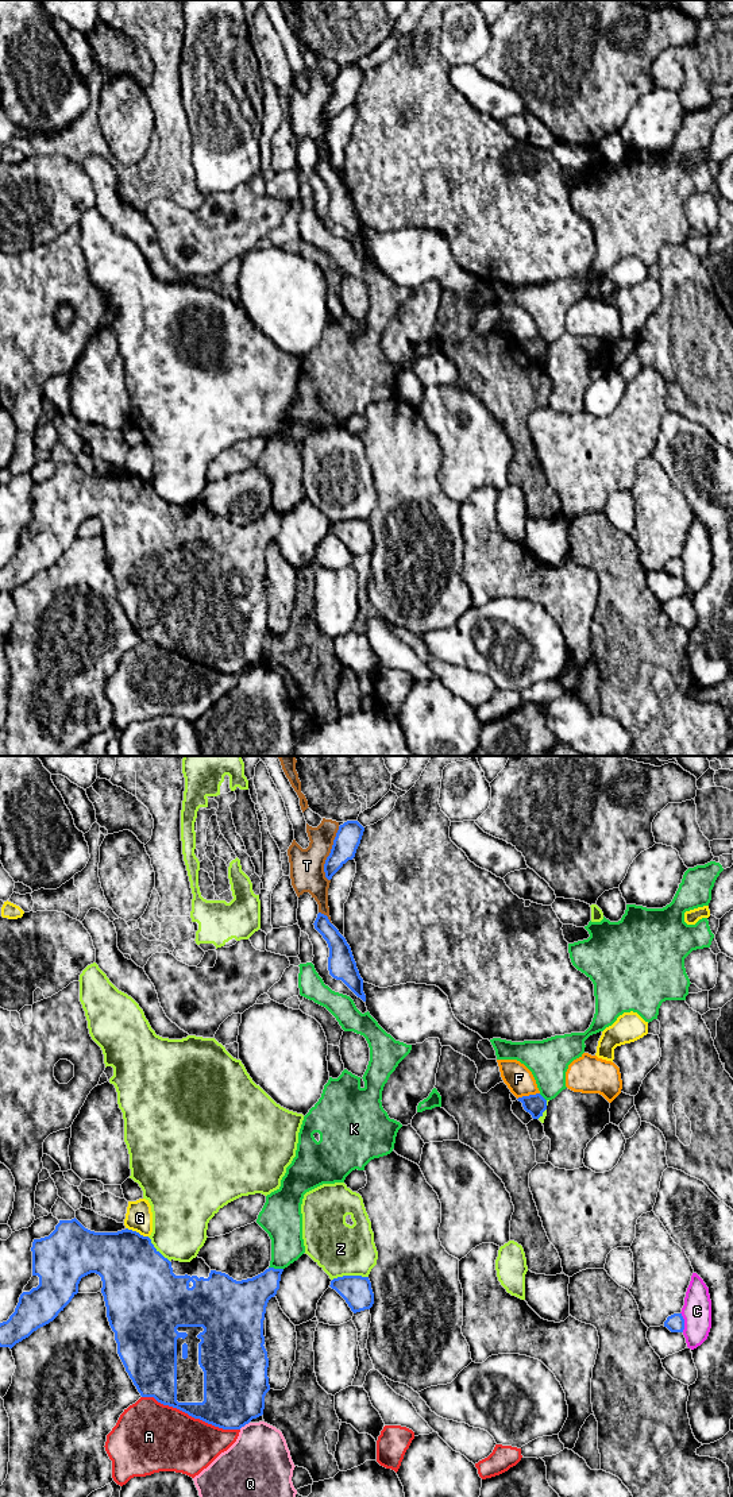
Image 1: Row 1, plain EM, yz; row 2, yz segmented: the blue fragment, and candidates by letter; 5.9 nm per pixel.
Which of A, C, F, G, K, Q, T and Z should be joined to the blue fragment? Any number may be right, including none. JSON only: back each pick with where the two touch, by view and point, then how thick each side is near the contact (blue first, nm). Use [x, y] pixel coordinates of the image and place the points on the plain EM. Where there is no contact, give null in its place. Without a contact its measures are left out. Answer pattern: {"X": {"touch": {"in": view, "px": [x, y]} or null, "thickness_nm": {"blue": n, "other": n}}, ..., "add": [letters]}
{"add": []}

